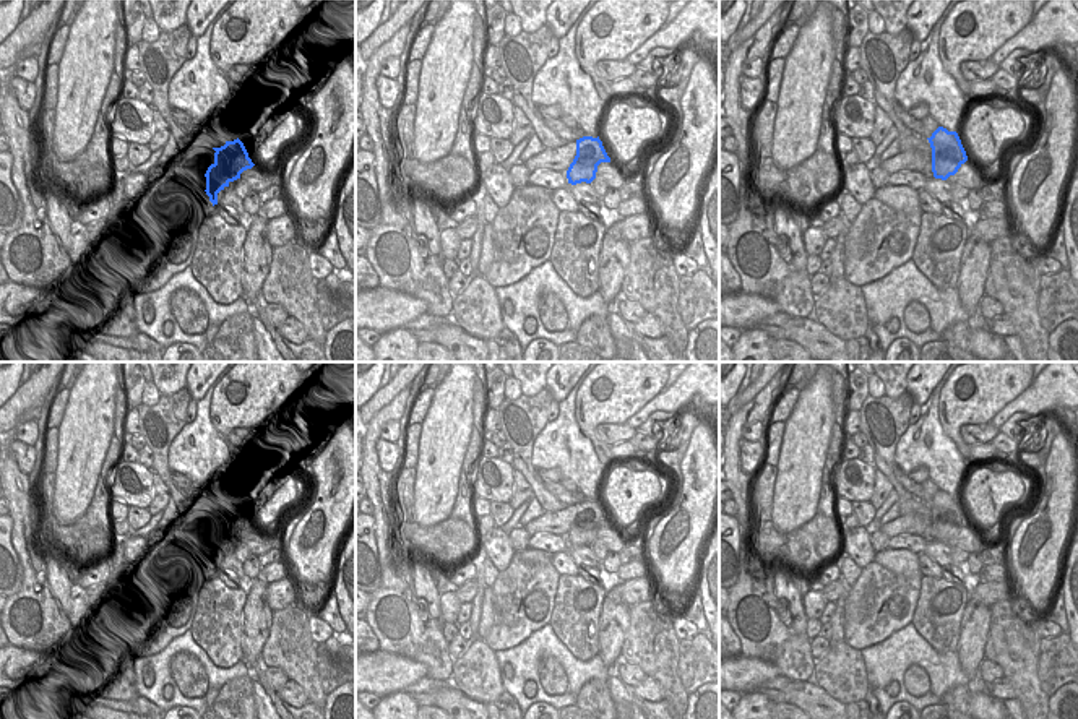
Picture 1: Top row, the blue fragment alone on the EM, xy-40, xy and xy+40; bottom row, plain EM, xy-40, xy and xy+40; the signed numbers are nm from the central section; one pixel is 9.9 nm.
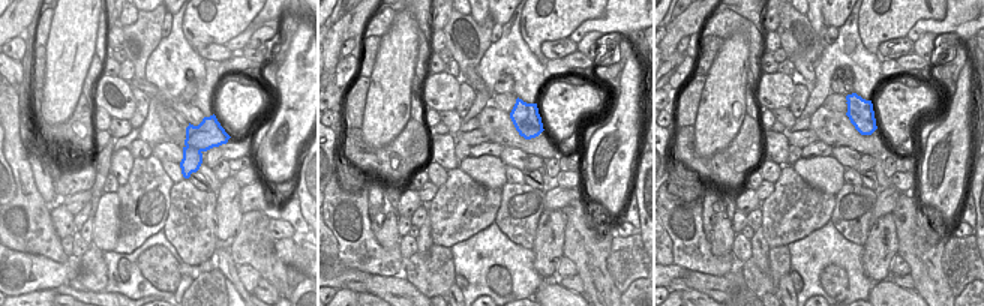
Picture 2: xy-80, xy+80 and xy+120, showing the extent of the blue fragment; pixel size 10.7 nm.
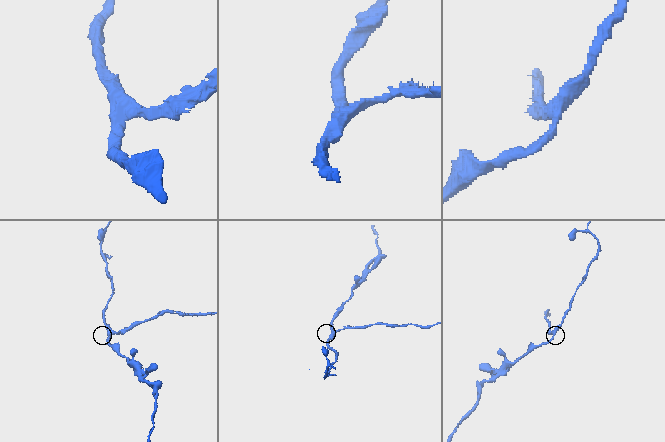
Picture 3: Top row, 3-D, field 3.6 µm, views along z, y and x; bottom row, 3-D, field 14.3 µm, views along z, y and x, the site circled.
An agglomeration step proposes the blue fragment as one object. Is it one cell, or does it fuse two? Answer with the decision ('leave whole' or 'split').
split

